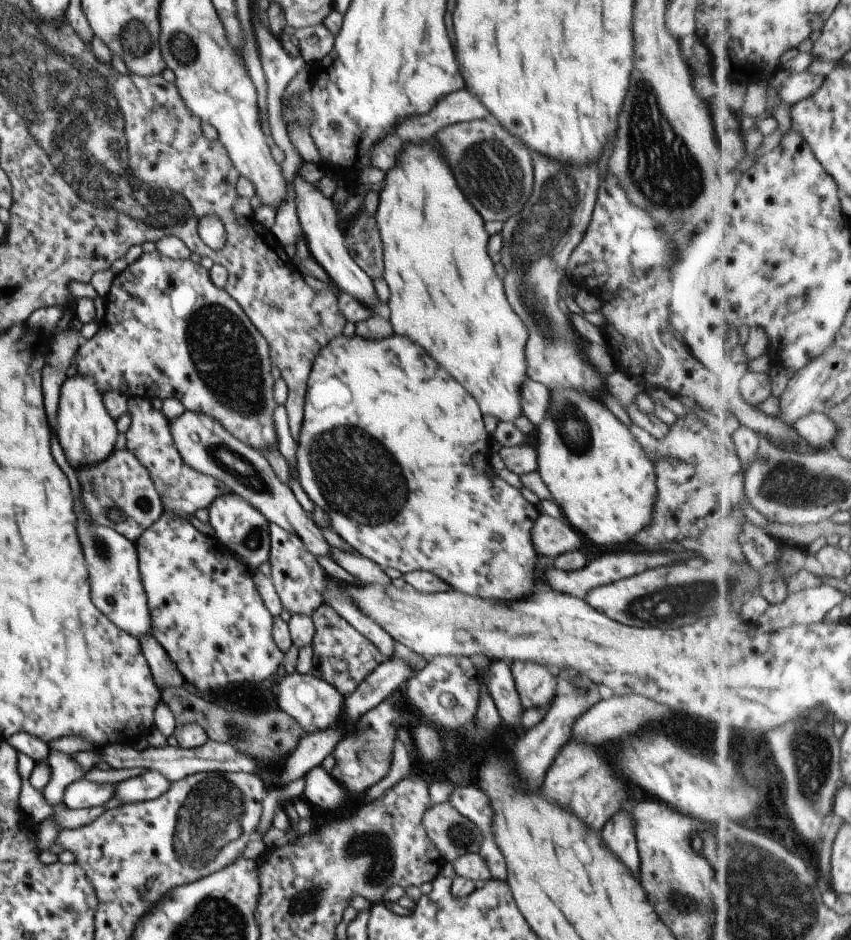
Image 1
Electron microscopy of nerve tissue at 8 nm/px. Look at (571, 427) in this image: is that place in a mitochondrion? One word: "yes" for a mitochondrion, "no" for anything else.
yes

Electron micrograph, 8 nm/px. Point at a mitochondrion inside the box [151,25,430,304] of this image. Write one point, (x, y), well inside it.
(183, 50)

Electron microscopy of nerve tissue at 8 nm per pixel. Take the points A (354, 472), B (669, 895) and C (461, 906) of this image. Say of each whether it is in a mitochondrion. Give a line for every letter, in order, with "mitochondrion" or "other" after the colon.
A: mitochondrion
B: mitochondrion
C: other

